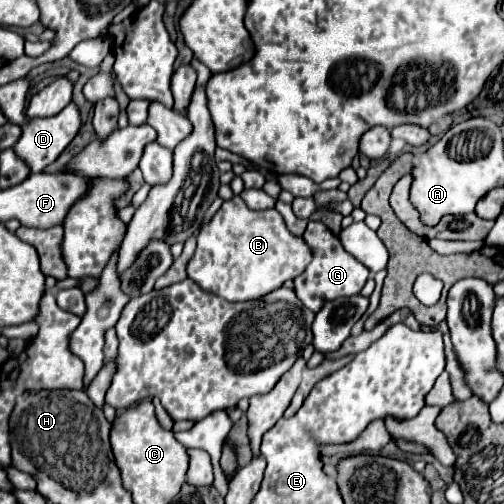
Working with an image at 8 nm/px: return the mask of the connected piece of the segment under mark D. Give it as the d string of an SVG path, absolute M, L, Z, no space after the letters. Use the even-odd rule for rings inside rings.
M74 103L54 117L32 119L22 127L22 137L14 145L14 153L28 165L32 173L40 173L46 165L66 149L80 129L80 113Z

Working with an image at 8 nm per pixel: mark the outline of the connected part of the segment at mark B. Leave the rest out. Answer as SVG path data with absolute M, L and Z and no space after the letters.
M232 197L230 201L224 201L222 207L216 211L212 221L204 225L198 233L198 245L192 255L192 259L186 265L188 277L202 287L202 291L210 291L226 301L252 301L260 299L266 293L278 289L288 279L296 279L310 263L312 251L304 237L294 235L282 215L276 209L264 209L264 211L252 211L240 197Z

